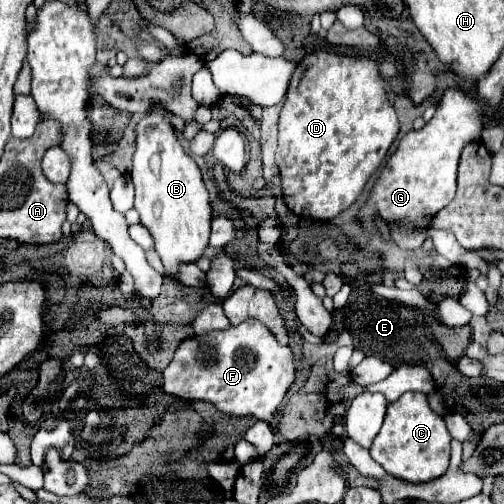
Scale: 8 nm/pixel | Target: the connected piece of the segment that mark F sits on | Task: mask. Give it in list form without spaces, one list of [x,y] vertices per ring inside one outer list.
[[[247,319],[223,331],[211,331],[181,341],[173,361],[163,371],[163,381],[165,381],[163,389],[169,395],[175,395],[185,401],[207,401],[223,413],[253,415],[273,425],[277,421],[277,411],[281,409],[283,399],[295,381],[295,357],[293,351],[289,347],[283,347],[277,341],[277,337],[267,327],[263,327],[257,319]]]

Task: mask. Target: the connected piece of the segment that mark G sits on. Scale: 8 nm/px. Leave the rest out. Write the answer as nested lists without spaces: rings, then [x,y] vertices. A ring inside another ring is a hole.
[[[447,89],[443,93],[441,103],[437,105],[437,113],[433,115],[433,119],[425,123],[423,129],[409,131],[401,139],[397,151],[391,155],[379,181],[375,183],[367,205],[359,213],[359,219],[367,225],[373,225],[375,215],[379,213],[379,217],[391,223],[411,223],[429,227],[431,217],[439,209],[447,207],[455,197],[457,163],[463,147],[471,141],[477,141],[483,129],[483,105],[461,89]]]

